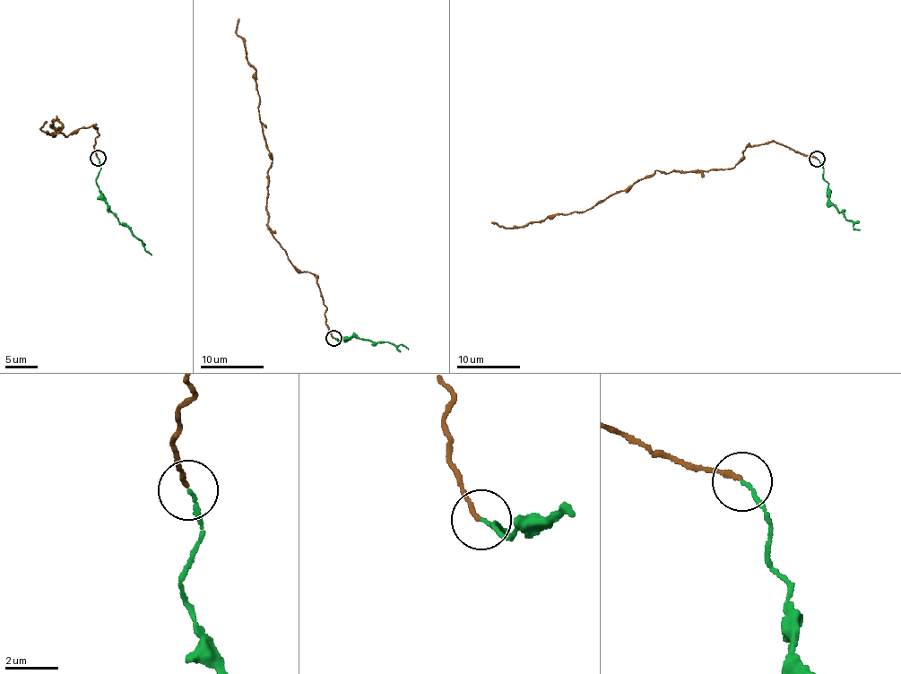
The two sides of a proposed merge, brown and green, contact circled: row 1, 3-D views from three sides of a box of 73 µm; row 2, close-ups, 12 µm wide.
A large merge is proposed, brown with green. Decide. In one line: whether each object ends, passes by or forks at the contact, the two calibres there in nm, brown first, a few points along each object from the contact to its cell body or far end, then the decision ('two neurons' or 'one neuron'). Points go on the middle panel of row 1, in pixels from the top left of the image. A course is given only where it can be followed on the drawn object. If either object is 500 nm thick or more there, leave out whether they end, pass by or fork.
brown ends; green ends; calibres 170 and 120 nm; course brown (333, 338), (317, 279), (299, 272), (268, 228), (272, 160), (260, 121), (255, 71), (238, 34), (239, 19); course green (333, 338), (340, 341), (354, 335), (376, 342), (402, 344), (409, 349); one neuron

